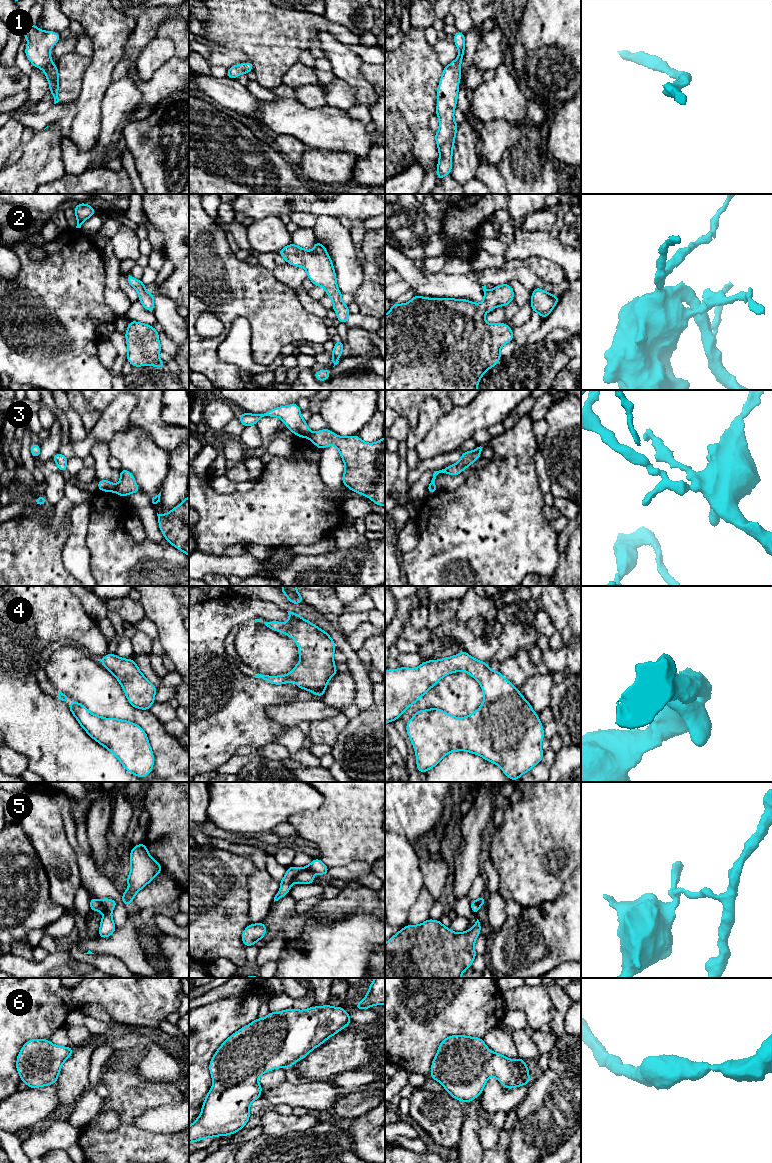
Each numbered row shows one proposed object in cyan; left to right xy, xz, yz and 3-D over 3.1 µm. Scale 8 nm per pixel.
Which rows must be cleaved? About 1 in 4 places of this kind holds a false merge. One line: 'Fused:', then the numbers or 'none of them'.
Fused: 3, 5

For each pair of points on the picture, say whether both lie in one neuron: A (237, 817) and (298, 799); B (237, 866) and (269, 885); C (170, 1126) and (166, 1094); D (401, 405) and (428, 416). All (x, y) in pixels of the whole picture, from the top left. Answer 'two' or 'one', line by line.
A: one
B: two
C: two
D: two

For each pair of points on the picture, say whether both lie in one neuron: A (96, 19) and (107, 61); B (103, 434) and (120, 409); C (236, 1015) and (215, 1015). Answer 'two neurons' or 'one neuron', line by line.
A: one neuron
B: one neuron
C: one neuron

